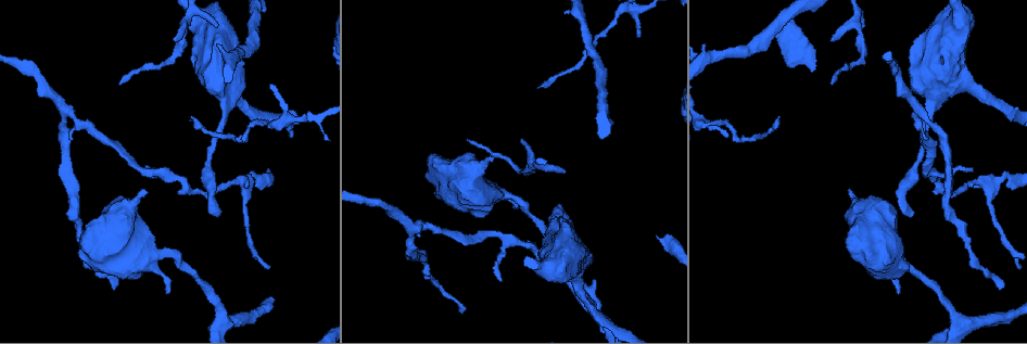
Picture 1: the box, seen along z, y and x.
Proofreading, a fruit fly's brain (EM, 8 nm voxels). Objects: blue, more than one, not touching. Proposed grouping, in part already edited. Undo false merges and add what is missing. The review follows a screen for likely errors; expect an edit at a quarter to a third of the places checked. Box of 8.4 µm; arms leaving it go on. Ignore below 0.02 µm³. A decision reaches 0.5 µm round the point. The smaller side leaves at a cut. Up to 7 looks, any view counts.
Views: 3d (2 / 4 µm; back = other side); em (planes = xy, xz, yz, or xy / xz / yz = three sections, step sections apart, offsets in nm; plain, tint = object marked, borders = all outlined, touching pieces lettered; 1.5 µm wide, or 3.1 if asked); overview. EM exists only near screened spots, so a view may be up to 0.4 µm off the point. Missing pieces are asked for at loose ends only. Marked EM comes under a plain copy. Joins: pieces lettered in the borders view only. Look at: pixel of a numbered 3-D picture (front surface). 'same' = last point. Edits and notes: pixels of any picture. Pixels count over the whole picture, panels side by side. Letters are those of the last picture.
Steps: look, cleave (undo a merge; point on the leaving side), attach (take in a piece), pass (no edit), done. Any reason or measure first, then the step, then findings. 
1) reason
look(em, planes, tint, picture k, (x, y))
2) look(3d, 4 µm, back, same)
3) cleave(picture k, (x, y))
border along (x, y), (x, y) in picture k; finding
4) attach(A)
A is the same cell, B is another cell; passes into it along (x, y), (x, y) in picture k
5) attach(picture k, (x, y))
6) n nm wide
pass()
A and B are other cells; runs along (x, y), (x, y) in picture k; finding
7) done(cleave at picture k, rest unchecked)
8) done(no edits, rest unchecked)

an open end
look(3d, 2 µm, picture 1, (514, 205))

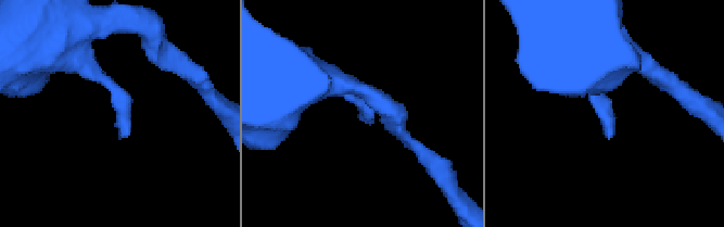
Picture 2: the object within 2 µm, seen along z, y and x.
look(em, planes, borders, picture 2, (370, 116))

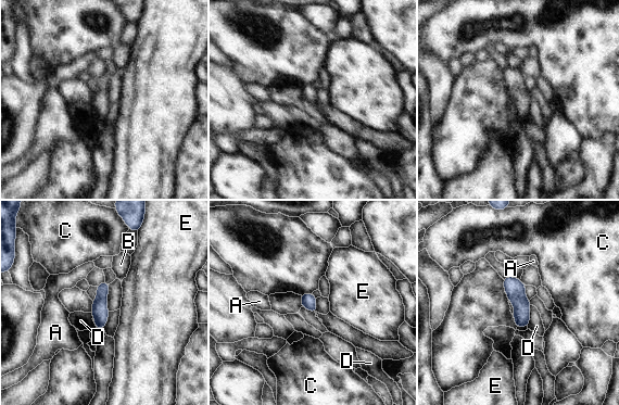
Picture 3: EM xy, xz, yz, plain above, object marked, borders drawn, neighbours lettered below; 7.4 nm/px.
pass()
A, B, C, D and E are other cells; border along (531, 305), (530, 323), (527, 326) in picture 3; no lettered piece goes on from it

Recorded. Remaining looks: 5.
free end
look(em, planes, tint, picture 1, (881, 198))

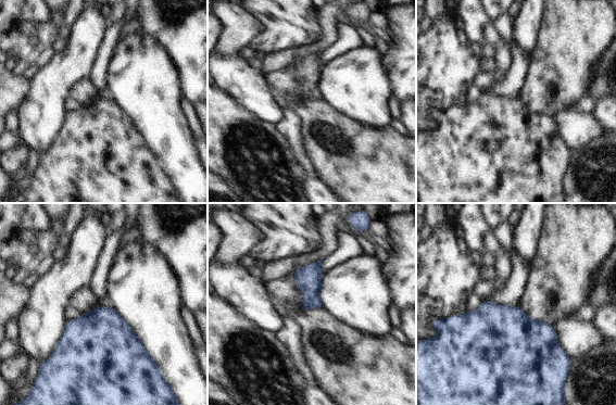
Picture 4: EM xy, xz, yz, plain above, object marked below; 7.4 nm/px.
look(em, planes, borders, same)

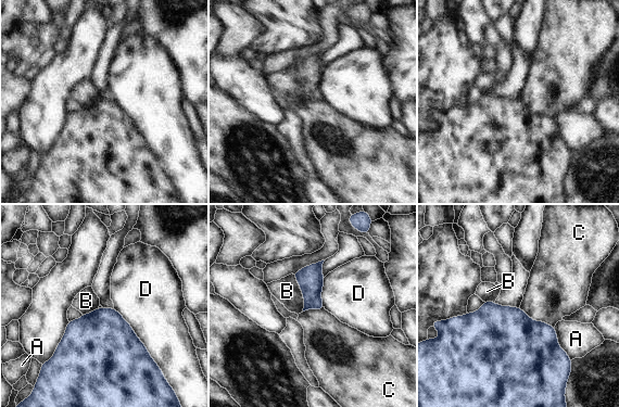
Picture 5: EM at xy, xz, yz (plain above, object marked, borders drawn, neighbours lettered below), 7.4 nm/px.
pass()
A, B, C and D are other cells; border along (519, 307), (532, 319), (554, 328) in picture 5; no lettered piece goes on from it

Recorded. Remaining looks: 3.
thick turns thin
look(3d, 2 µm, picture 1, (917, 160))

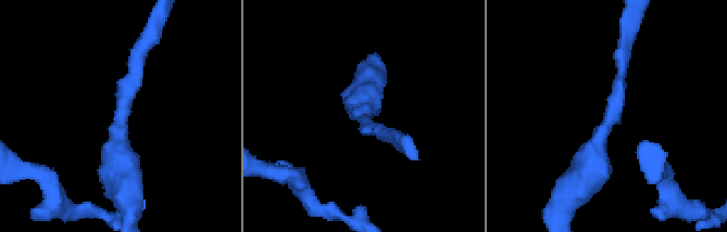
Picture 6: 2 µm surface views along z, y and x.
look(em, yz, step 8, tint, picture 6, (612, 112))

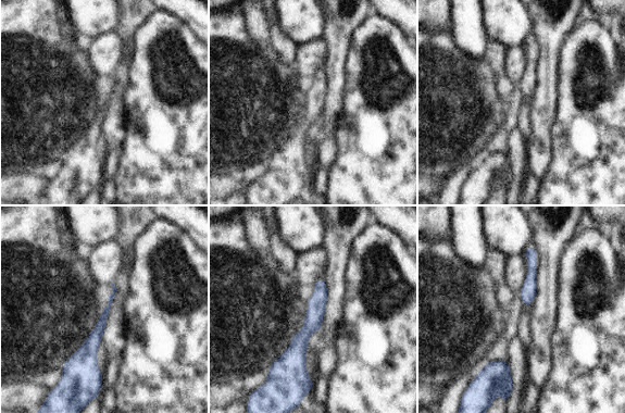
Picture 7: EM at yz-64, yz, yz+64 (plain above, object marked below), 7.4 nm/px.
cut it another way
look(em, xz, step 4, borders, same)

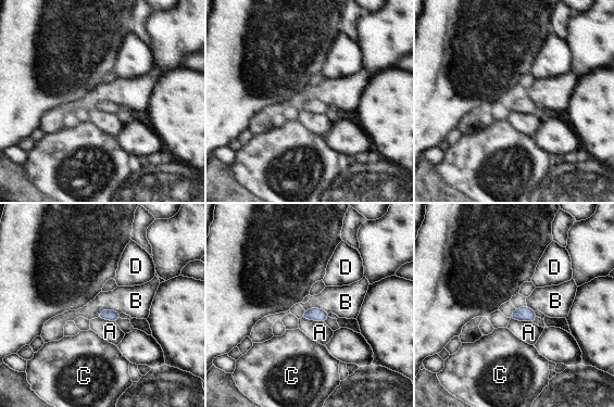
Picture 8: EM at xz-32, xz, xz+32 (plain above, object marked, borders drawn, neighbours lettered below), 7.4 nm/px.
pass()
A, B, C and D are other cells; border along (301, 317), (324, 322) in picture 8; continuous, no second neuron

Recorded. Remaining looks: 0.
done(no edits, rest unchecked)

